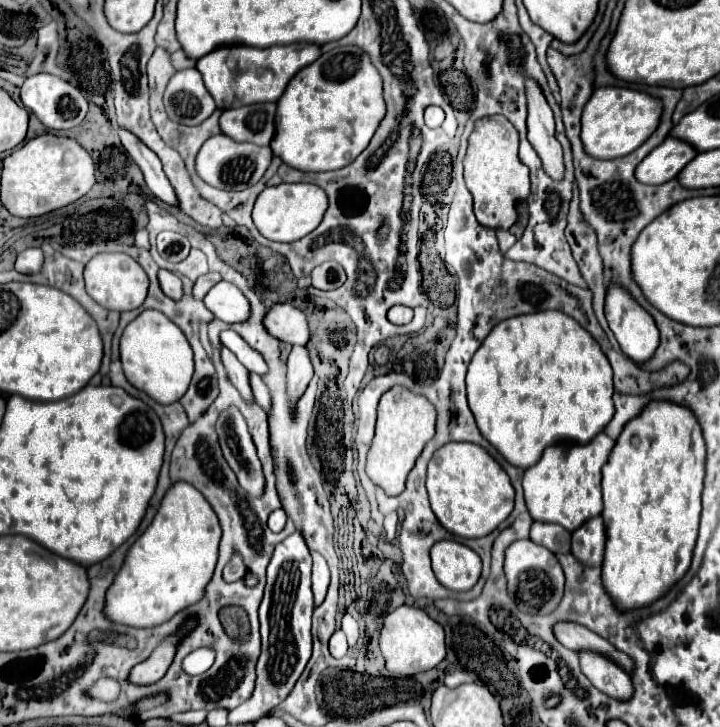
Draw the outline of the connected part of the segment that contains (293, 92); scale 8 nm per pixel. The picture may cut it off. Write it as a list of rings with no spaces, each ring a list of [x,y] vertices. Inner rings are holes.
[[[340,46],[322,54],[316,62],[302,68],[288,84],[278,100],[276,134],[270,142],[274,156],[280,156],[288,166],[304,172],[326,172],[344,168],[358,158],[368,146],[376,128],[386,116],[386,102],[382,96],[382,76],[370,62],[370,56],[358,46]]]

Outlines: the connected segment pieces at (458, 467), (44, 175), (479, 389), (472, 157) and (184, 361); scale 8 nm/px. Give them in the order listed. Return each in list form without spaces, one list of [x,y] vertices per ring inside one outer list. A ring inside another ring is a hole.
[[[448,442],[428,464],[426,488],[440,524],[456,536],[480,538],[496,530],[514,508],[514,488],[504,468],[478,444]]]
[[[42,134],[4,158],[2,204],[20,218],[42,216],[80,200],[96,184],[92,156],[72,138]]]
[[[556,310],[496,324],[470,362],[466,386],[482,436],[520,468],[536,464],[544,448],[556,442],[590,442],[614,416],[612,368],[606,354],[572,316]]]
[[[492,116],[476,122],[476,130],[468,140],[464,158],[464,180],[474,196],[474,214],[482,226],[492,230],[510,230],[516,222],[516,204],[530,194],[528,168],[518,158],[518,132],[504,116]]]
[[[144,310],[126,326],[120,340],[120,360],[128,382],[160,404],[180,400],[194,374],[192,348],[184,332],[158,310]]]

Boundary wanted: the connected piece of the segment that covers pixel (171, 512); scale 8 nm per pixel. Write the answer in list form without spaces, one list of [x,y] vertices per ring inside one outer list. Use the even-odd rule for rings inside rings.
[[[186,482],[172,484],[152,524],[128,550],[124,570],[108,590],[108,618],[128,626],[158,626],[172,614],[196,604],[214,574],[220,536],[218,516],[204,494]]]

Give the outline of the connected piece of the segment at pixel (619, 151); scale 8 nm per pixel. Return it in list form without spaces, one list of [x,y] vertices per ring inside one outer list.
[[[600,86],[594,90],[582,114],[582,142],[590,156],[600,160],[620,158],[634,152],[650,134],[658,128],[662,116],[662,100],[654,98],[646,92],[620,88],[620,86]]]

